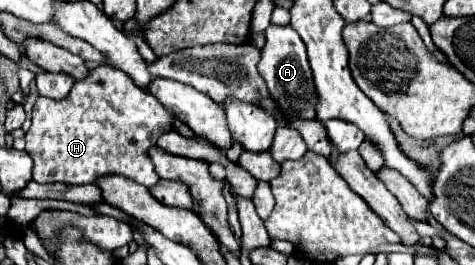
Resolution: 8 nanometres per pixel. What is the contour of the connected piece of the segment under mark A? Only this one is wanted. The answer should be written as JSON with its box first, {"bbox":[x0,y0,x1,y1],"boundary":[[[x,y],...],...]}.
{"bbox":[257,25,315,119],"boundary":[[[269,25],[265,39],[267,41],[261,49],[261,61],[257,69],[267,83],[269,95],[279,103],[289,119],[315,117],[315,85],[311,83],[311,69],[303,39],[291,25]]]}

